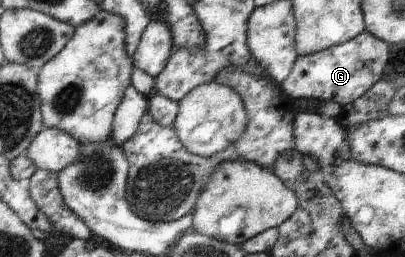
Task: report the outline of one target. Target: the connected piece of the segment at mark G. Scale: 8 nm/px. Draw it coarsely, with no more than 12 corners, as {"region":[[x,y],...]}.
{"region":[[365,30],[298,55],[280,88],[351,104],[382,77],[386,42]]}

